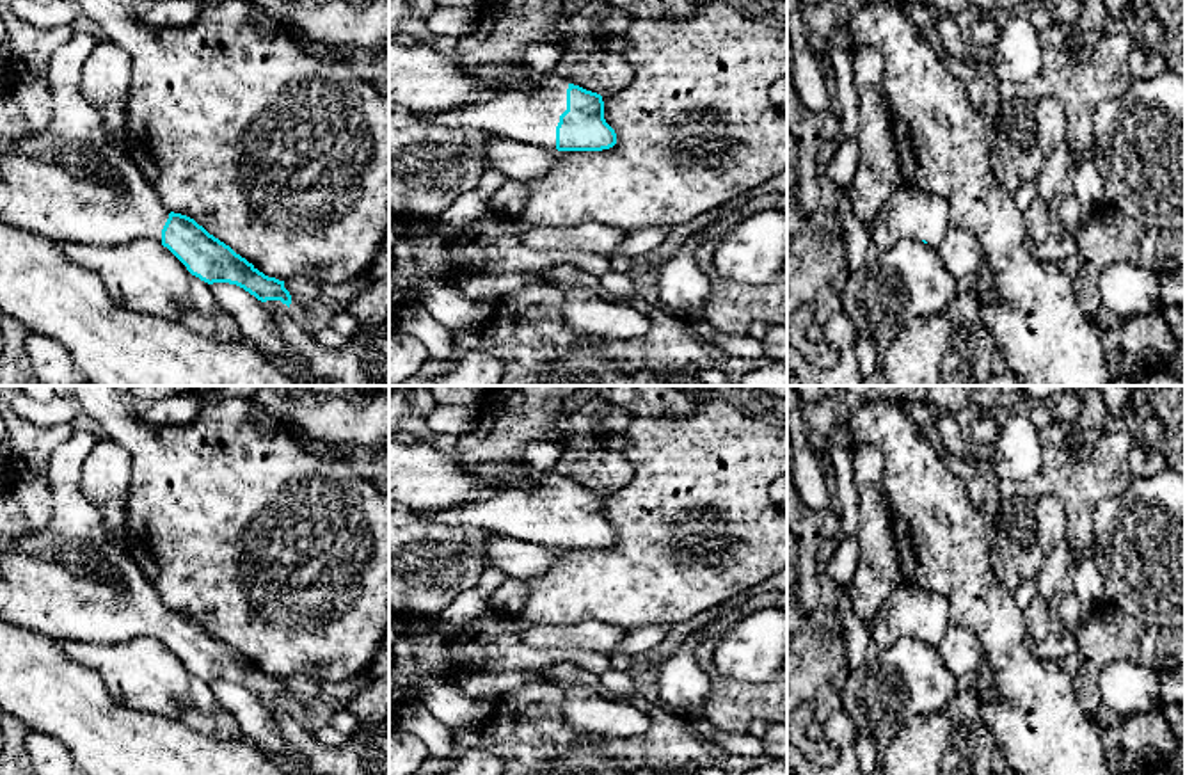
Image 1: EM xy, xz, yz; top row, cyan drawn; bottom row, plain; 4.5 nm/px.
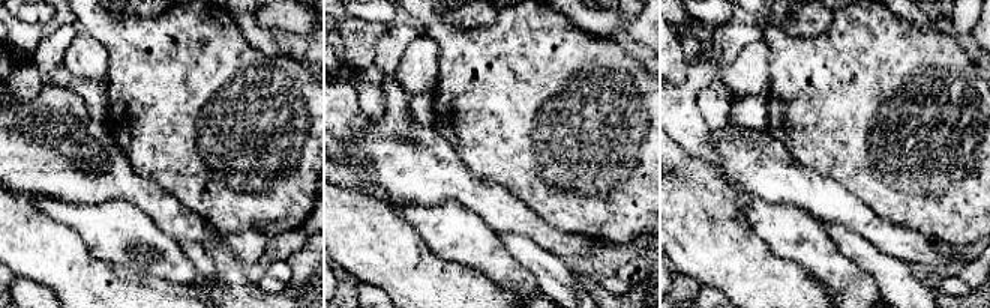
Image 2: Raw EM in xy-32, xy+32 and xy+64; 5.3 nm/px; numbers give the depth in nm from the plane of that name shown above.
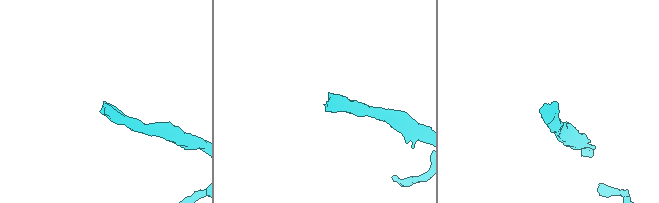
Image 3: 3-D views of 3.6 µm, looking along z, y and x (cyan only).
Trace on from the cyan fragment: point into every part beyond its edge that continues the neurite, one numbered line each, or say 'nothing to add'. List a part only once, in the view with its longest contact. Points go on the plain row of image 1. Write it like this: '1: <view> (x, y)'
1: xz (528, 505)

